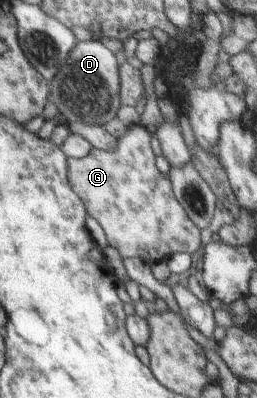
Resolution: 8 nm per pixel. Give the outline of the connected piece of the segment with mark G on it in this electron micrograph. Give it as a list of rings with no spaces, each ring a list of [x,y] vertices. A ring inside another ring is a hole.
[[[134,125],[131,127],[127,127],[125,130],[125,134],[121,136],[121,138],[117,138],[117,144],[115,144],[115,149],[111,151],[100,150],[92,147],[89,150],[89,153],[81,159],[75,159],[70,157],[68,159],[68,181],[69,186],[72,187],[72,190],[76,192],[76,194],[81,199],[81,202],[85,204],[85,210],[88,210],[89,217],[93,218],[97,224],[103,229],[103,233],[105,233],[105,239],[107,240],[107,245],[111,248],[114,248],[119,252],[119,255],[122,258],[137,258],[139,257],[144,262],[152,263],[152,262],[160,262],[166,260],[169,256],[172,256],[176,253],[187,253],[189,255],[193,254],[201,244],[201,236],[200,230],[195,227],[195,224],[186,216],[186,213],[181,208],[181,204],[175,200],[175,196],[173,196],[173,190],[171,189],[171,182],[169,181],[168,174],[161,174],[159,170],[157,170],[157,166],[155,165],[154,157],[150,146],[151,136],[149,132],[143,126]]]

